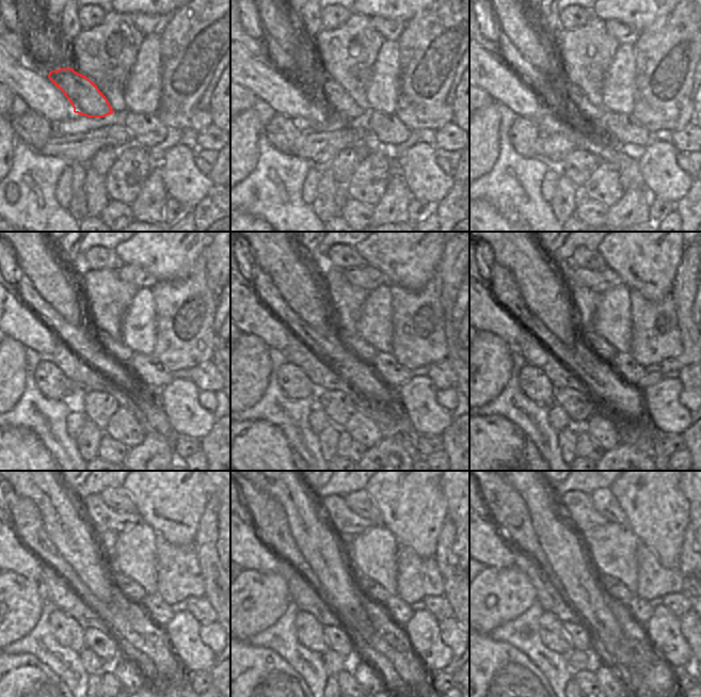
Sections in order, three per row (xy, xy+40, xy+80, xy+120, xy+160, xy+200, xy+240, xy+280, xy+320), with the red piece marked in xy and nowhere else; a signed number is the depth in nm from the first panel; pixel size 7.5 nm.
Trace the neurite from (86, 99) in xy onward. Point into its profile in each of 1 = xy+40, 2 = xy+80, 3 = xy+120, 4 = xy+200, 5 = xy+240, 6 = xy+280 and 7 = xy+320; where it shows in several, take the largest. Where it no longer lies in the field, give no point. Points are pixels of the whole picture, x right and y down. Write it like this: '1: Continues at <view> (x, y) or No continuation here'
1: Continues at xy+40 (338, 103)
2: Continues at xy+80 (596, 114)
3: Continues at xy+120 (118, 349)
4: Continues at xy+200 (600, 345)
5: Continues at xy+240 (138, 592)
6: Continues at xy+280 (377, 591)
7: Continues at xy+320 (616, 589).

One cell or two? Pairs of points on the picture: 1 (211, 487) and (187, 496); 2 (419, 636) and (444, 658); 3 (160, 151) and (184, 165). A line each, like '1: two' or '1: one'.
1: two
2: one
3: two

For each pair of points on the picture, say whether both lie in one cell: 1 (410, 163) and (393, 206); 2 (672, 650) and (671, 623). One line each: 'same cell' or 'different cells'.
1: different cells
2: same cell

